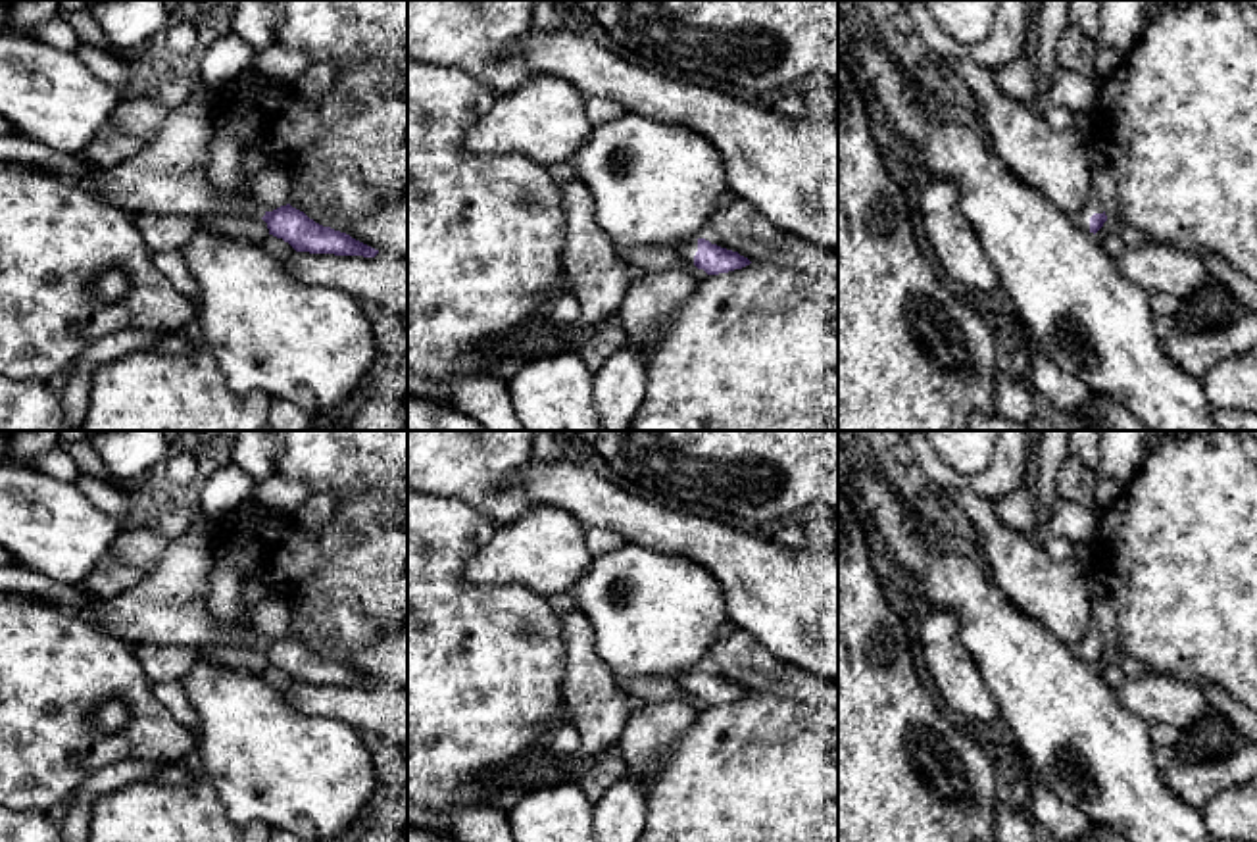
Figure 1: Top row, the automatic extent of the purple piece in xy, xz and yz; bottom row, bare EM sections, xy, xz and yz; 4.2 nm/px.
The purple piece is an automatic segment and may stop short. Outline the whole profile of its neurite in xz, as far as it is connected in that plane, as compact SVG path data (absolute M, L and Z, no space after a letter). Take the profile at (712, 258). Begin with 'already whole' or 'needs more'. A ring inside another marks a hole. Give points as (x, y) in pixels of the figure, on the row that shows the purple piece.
needs more; M698 238L678 246L677 254L684 261L694 263L698 269L703 269L707 275L728 273L752 263L748 258L740 256L738 252L711 244L705 238Z

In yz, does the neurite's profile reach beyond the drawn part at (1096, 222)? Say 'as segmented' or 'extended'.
extended

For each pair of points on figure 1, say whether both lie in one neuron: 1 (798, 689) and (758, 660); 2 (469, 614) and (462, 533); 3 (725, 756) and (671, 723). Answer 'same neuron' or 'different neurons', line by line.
1: same neuron
2: same neuron
3: different neurons

